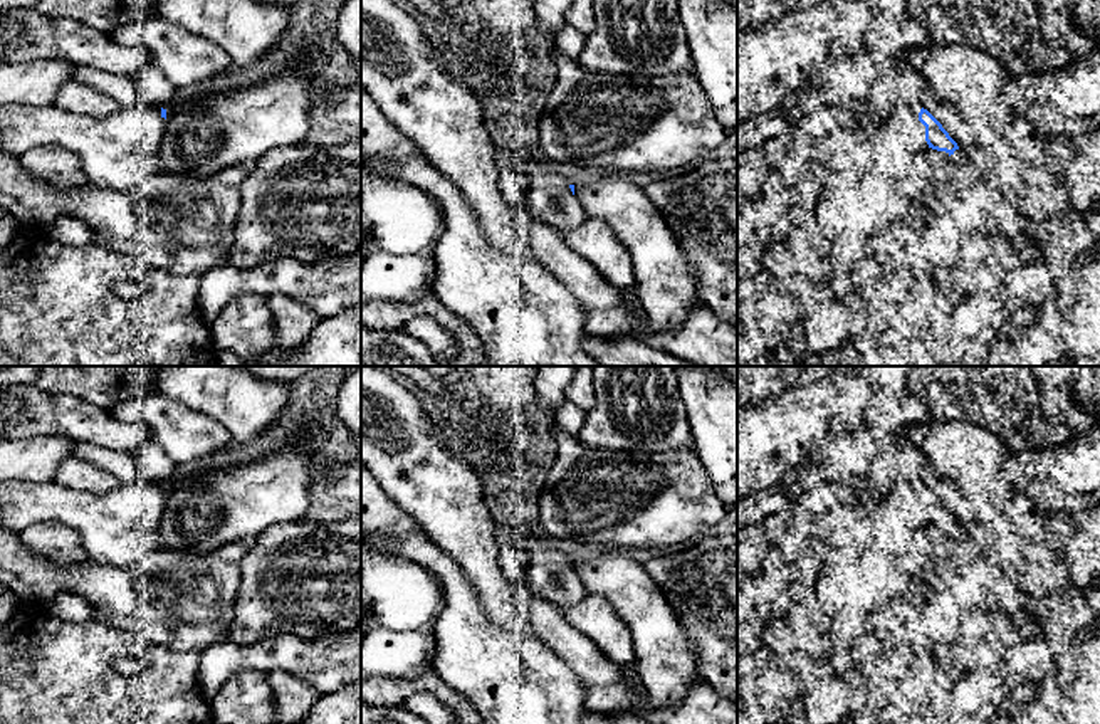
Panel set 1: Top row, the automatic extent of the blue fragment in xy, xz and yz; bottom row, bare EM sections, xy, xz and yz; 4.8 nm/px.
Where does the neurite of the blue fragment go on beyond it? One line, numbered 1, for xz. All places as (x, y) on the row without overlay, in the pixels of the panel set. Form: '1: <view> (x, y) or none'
1: none

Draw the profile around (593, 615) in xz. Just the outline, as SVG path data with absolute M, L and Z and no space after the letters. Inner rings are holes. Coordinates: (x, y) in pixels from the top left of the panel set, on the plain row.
M584 593L578 603L564 610L564 618L616 665L635 664L633 635L605 596Z

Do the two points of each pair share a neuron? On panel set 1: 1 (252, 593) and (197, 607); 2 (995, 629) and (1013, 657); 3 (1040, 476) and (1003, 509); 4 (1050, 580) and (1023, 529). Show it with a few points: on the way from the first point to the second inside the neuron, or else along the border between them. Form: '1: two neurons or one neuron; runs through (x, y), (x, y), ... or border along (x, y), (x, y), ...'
1: two neurons; border along (242, 575), (234, 600), (229, 637)
2: two neurons; border along (1037, 635), (1016, 642), (1006, 652), (1001, 666)
3: two neurons; border along (998, 471), (1045, 516)
4: two neurons; border along (991, 531), (1010, 541), (1042, 543)

